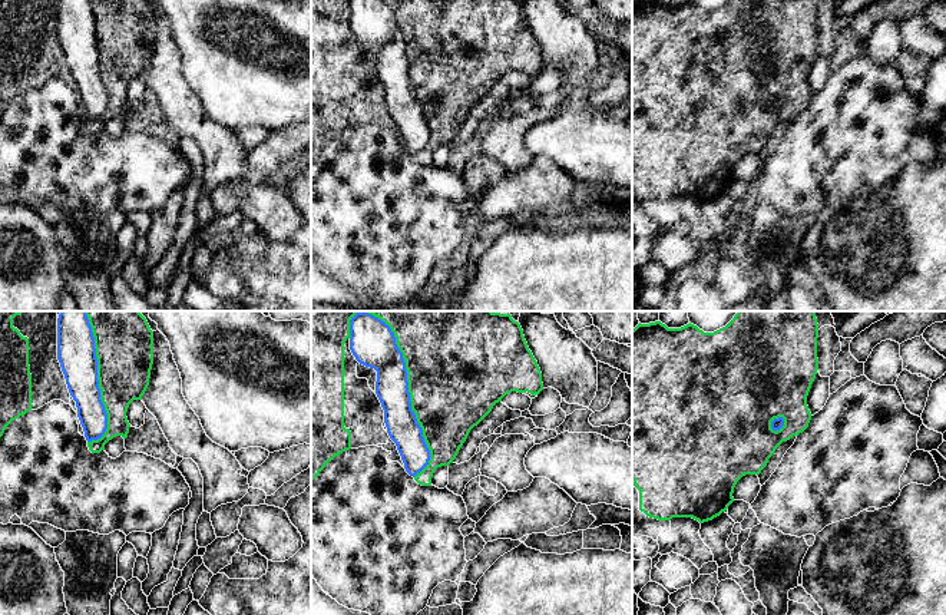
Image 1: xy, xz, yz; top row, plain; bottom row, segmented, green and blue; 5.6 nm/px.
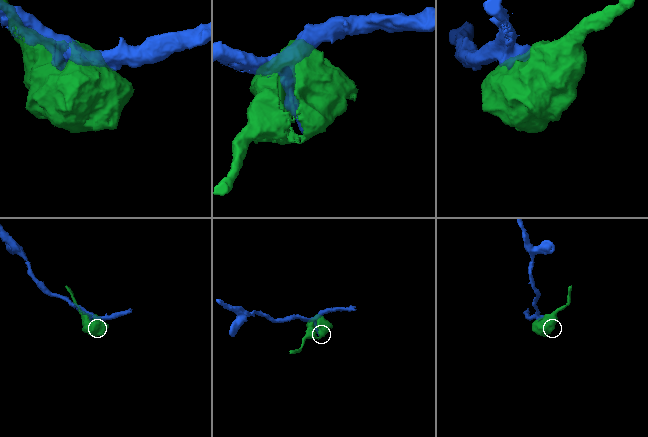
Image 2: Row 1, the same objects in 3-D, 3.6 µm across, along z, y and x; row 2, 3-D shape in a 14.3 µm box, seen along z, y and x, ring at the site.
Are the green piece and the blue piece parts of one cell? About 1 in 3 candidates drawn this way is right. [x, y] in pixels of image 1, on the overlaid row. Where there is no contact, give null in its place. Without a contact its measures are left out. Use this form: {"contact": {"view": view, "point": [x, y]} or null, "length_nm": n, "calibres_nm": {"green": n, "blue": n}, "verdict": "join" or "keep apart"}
{"contact": {"view": "xz", "point": [409, 386]}, "length_nm": 1000, "calibres_nm": {"green": 500, "blue": 200}, "verdict": "keep apart"}

